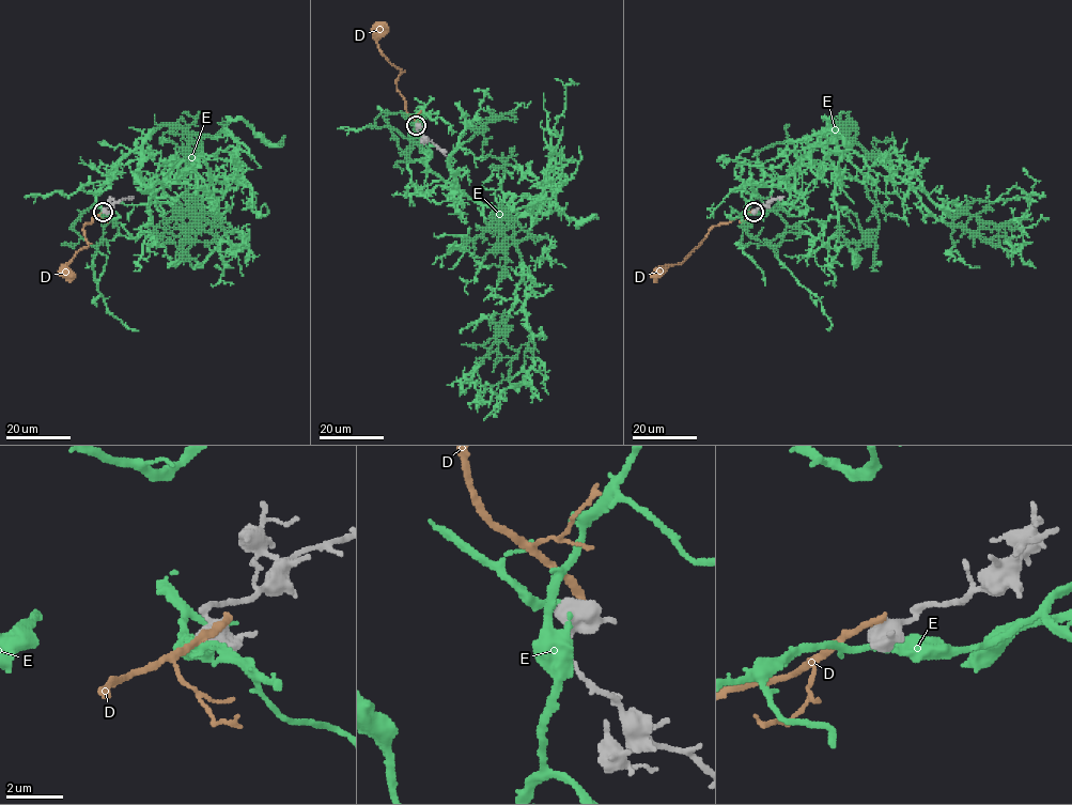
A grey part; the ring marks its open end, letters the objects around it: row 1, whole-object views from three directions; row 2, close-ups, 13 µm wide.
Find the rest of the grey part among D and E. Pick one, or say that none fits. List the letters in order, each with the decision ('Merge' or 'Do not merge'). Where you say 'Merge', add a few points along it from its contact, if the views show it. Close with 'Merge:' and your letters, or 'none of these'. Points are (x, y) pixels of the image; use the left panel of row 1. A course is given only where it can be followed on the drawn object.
D: Do not merge
E: Do not merge
Merge: none of these

